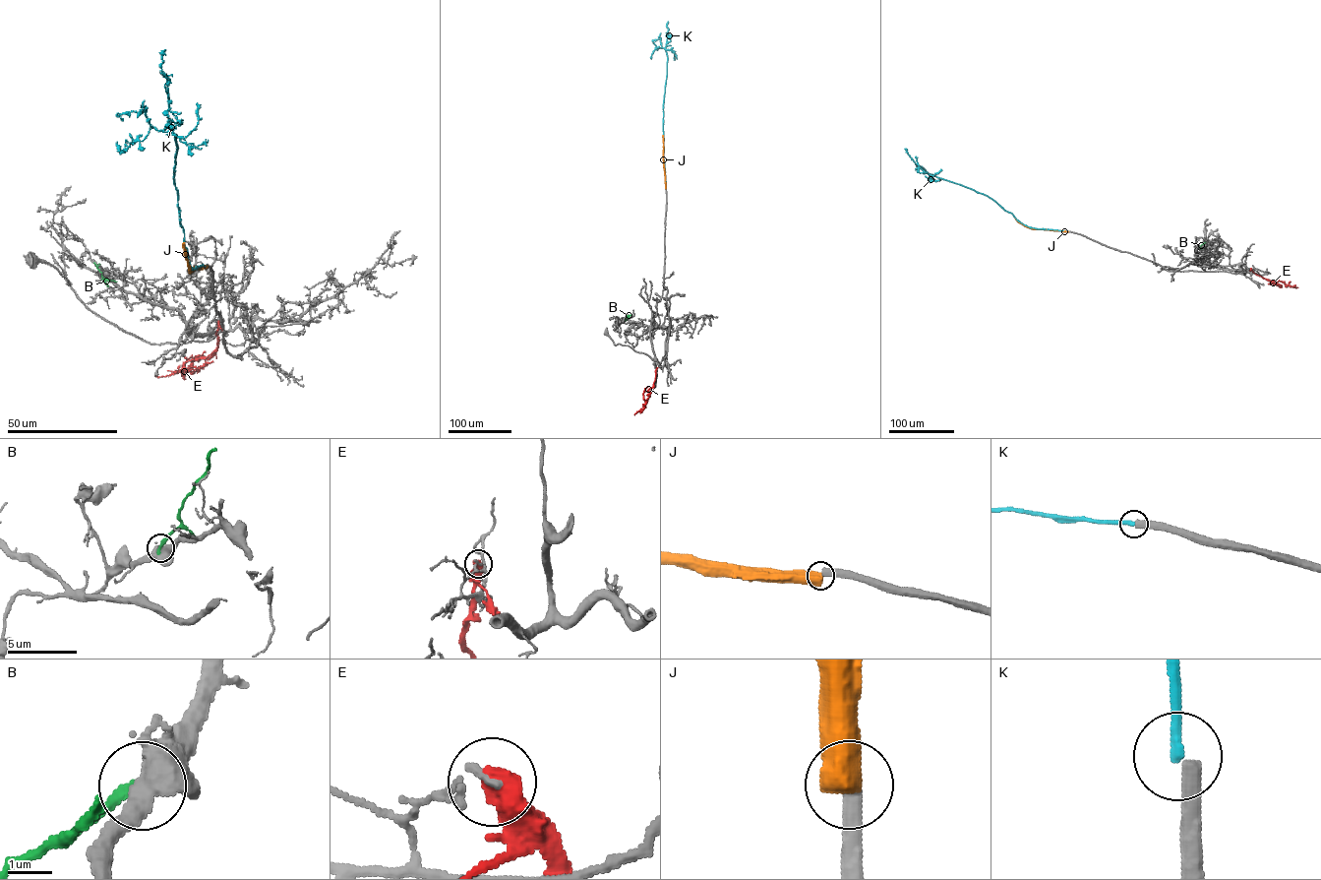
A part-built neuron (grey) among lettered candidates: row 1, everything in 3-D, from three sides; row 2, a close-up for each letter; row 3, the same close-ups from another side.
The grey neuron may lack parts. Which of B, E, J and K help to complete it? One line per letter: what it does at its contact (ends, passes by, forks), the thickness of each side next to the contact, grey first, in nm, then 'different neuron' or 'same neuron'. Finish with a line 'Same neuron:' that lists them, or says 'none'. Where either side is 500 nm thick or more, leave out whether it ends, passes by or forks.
B: it ends; calibres 440 and 240 nm; different neuron
E: calibres 140 and 650 nm; different neuron
J: calibres 460 and 750 nm; different neuron
K: it ends; calibres 460 and 280 nm; different neuron
Same neuron: none

